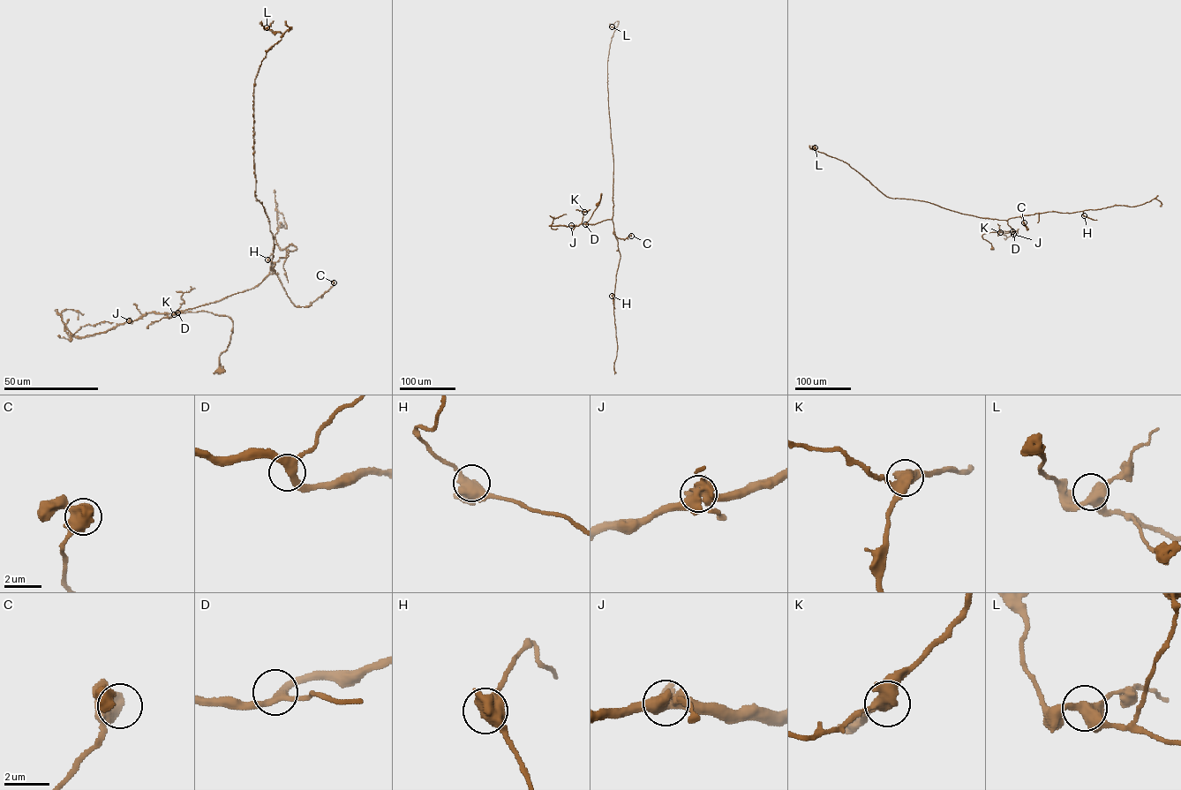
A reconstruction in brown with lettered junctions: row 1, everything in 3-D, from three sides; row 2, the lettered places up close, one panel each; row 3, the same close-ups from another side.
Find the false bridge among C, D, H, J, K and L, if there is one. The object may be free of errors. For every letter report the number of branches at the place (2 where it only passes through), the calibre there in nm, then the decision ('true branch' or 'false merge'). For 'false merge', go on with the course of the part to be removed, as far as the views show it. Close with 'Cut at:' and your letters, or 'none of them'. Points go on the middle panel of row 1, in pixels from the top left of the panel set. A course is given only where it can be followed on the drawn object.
C: branches 3; calibre 550 nm; true branch
D: branches 3; calibre 320 nm; true branch
H: branches 4; calibre 480 nm; true branch
J: branches 4; calibre 550 nm; true branch
K: branches 3; calibre 480 nm; true branch
L: branches 3; calibre 480 nm; true branch
Cut at: none of them

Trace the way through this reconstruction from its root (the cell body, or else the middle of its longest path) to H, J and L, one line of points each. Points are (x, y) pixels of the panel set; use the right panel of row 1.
H: (992, 248), (981, 236), (1012, 231), (1008, 224), (1011, 218), (1049, 211), (1082, 211), (1084, 215)
J: (992, 248), (991, 244), (982, 238), (983, 234), (1000, 230), (1014, 231), (1013, 234)
L: (992, 248), (981, 236), (1012, 231), (1006, 220), (962, 214), (925, 201), (888, 197), (849, 164), (815, 147)

